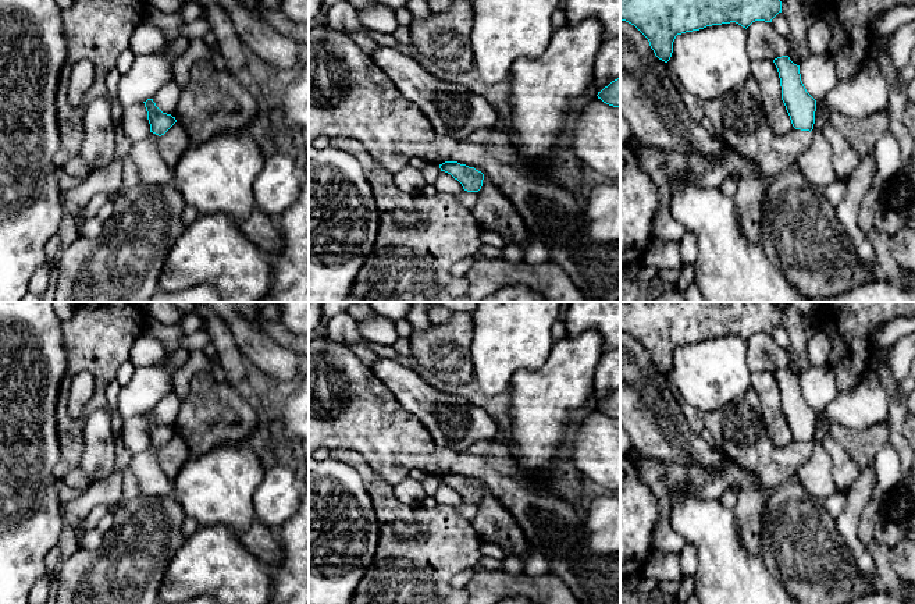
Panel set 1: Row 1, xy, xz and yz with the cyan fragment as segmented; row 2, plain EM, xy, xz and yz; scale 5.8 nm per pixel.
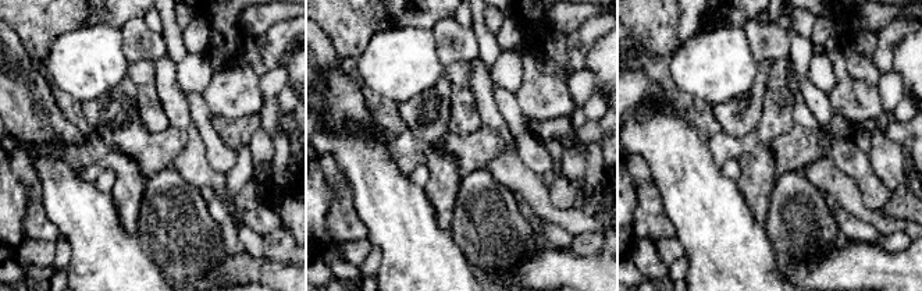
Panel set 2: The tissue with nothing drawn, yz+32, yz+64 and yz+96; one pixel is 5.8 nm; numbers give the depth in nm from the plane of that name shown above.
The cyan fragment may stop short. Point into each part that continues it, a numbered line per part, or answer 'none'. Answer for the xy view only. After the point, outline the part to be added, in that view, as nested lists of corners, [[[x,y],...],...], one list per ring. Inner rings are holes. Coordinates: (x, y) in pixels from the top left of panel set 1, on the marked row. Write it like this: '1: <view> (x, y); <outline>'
1: xy (152, 170); [[[150,132],[131,149],[129,156],[138,170],[140,185],[160,185],[172,181],[172,168],[161,159],[157,141],[159,135]]]

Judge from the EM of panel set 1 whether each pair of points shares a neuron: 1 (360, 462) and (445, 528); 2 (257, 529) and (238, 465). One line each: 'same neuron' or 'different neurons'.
1: same neuron
2: different neurons

